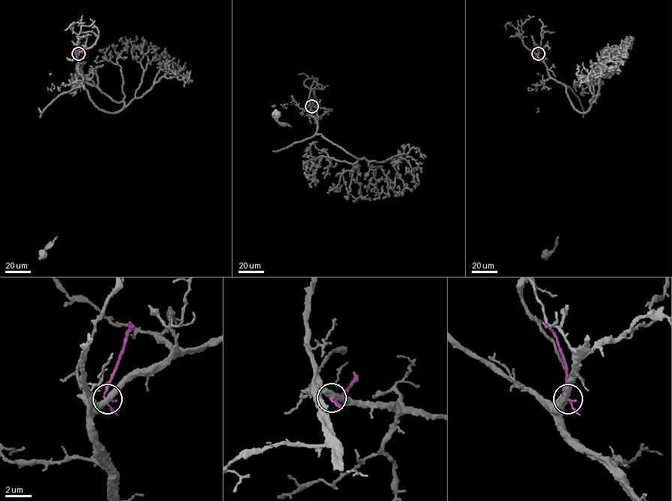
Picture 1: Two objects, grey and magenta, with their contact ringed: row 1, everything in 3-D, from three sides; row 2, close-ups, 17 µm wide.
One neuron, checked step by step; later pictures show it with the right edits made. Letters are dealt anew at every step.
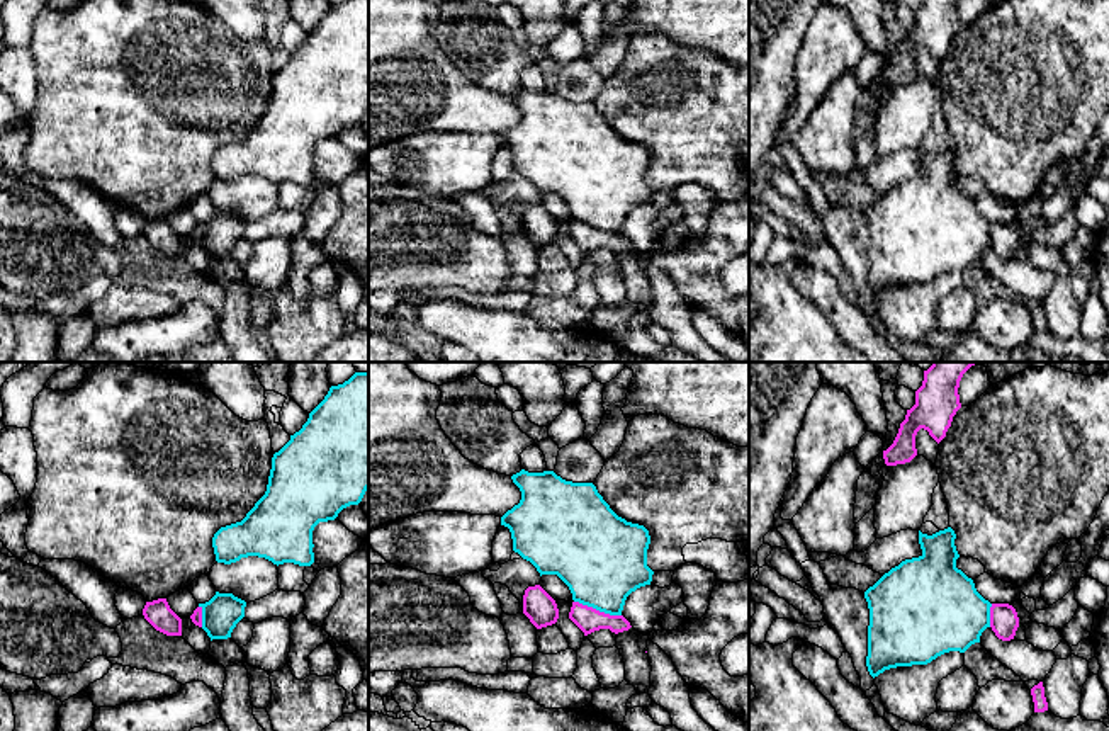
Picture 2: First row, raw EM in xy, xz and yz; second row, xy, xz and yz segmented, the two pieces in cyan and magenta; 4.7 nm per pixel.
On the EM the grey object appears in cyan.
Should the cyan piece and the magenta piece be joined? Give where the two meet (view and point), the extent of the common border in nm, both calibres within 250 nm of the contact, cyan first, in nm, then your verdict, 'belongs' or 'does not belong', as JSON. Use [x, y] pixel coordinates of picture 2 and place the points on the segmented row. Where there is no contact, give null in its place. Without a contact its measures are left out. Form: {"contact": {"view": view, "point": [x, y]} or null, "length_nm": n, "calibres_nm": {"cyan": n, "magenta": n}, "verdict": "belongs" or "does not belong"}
{"contact": {"view": "xz", "point": [598, 609]}, "length_nm": 240, "calibres_nm": {"cyan": 420, "magenta": 120}, "verdict": "does not belong"}

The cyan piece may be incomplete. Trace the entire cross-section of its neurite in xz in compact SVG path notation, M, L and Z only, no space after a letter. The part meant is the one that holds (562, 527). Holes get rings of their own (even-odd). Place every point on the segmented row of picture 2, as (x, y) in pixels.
M554 471L511 476L521 500L501 517L513 539L513 551L542 575L557 575L571 590L572 600L610 615L622 615L627 597L650 585L647 566L649 530L618 517L593 483L572 483Z

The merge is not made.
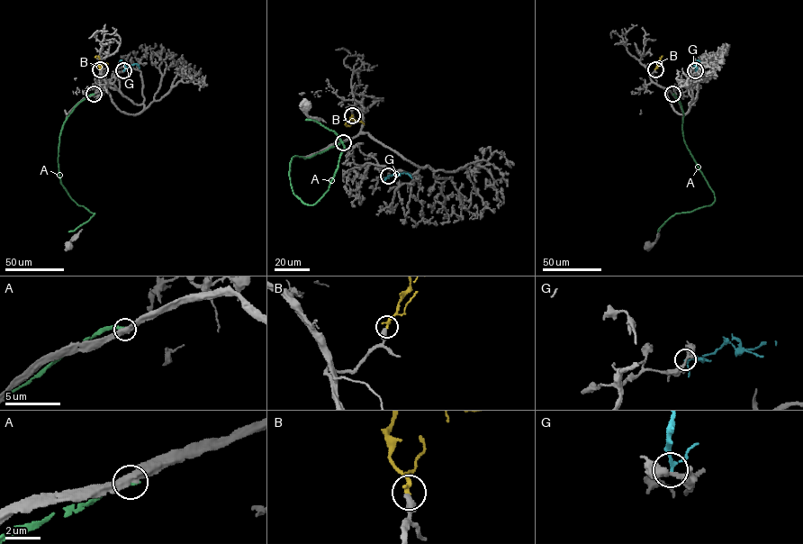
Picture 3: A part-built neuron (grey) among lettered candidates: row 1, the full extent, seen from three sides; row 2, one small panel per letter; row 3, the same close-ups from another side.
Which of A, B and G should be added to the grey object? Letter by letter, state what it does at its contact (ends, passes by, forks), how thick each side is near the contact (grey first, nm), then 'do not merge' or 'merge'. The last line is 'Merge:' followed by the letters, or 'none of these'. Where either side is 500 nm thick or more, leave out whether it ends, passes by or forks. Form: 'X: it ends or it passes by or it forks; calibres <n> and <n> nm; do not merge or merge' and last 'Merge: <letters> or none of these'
A: it ends; calibres 440 and 320 nm; do not merge
B: it ends; calibres 440 and 280 nm; merge
G: it passes by; calibres 320 and 150 nm; do not merge
Merge: B

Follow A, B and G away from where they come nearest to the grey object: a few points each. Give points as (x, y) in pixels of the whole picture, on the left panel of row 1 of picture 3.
A: (94, 95), (76, 105), (59, 135), (58, 163), (60, 183), (70, 198), (94, 213), (87, 222), (68, 231)
B: (100, 69), (101, 62), (98, 56), (95, 58)
G: (123, 70), (125, 65), (135, 63), (139, 68)

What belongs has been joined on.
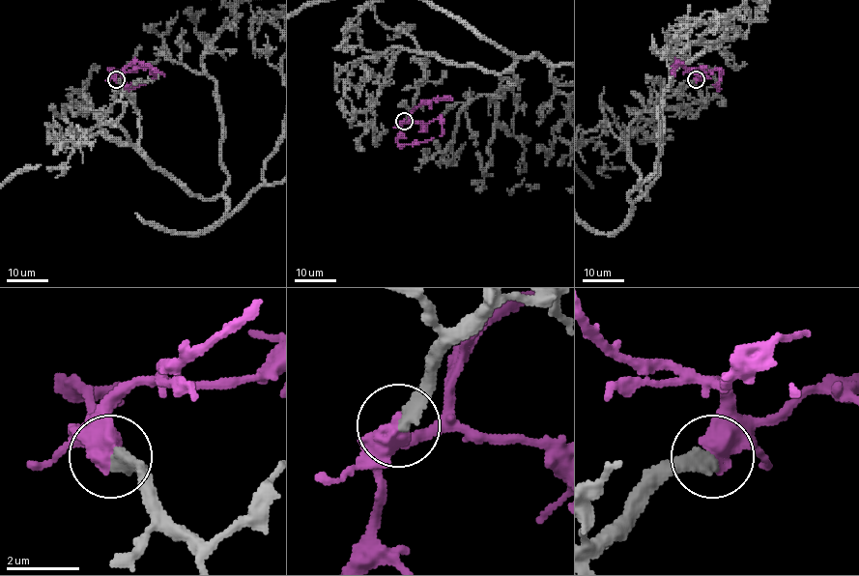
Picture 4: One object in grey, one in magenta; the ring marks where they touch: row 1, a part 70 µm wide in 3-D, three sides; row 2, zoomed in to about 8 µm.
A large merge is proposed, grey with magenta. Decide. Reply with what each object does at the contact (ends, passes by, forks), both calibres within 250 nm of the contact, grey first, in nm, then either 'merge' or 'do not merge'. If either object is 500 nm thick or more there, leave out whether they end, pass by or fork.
400 nm thick on the grey side, 650 nm on the other; merge

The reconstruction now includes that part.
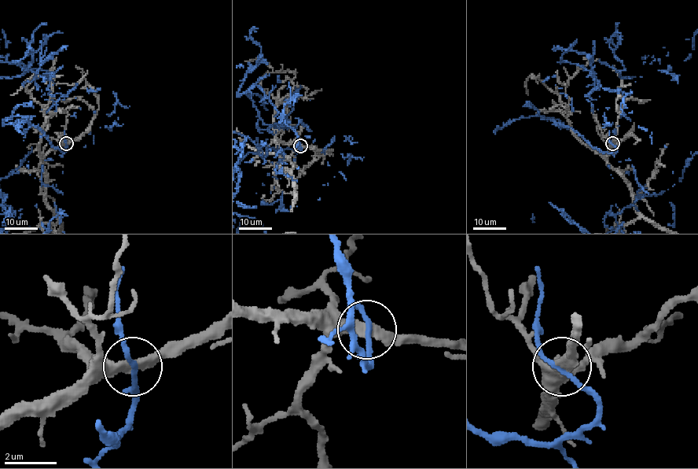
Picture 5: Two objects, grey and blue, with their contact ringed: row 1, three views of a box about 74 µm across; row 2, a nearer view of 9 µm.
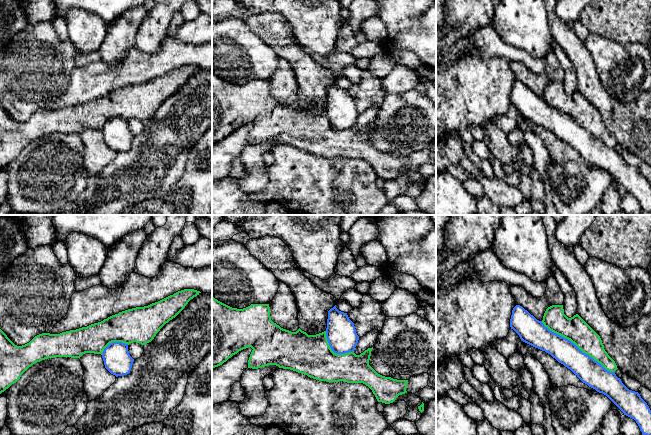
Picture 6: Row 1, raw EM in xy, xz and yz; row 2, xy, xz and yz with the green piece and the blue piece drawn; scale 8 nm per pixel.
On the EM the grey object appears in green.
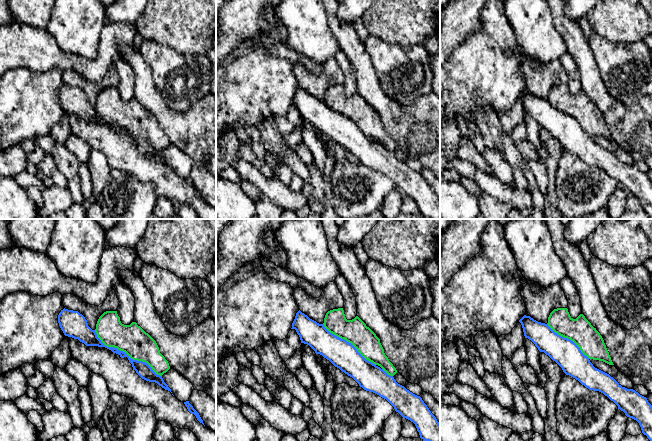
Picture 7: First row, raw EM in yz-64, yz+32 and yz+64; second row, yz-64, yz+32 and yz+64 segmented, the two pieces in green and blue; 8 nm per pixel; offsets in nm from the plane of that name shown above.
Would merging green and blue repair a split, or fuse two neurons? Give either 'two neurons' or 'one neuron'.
two neurons

